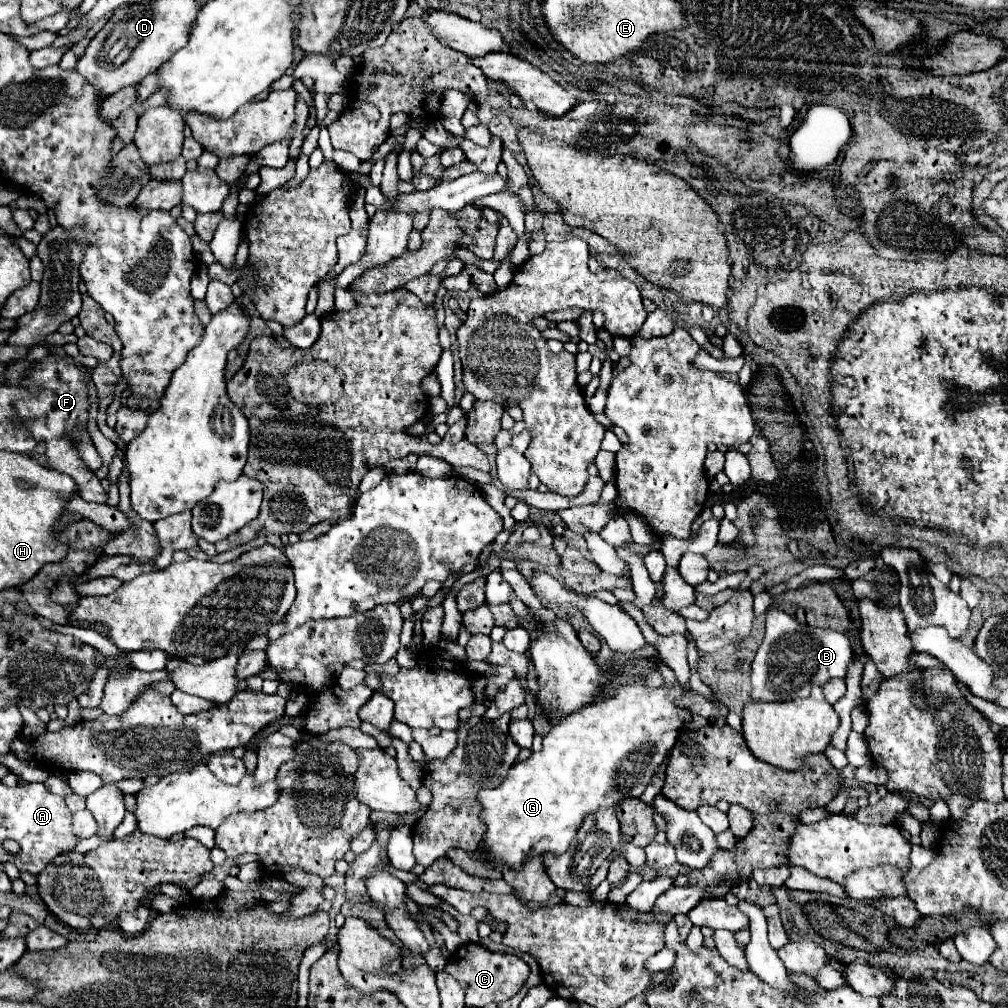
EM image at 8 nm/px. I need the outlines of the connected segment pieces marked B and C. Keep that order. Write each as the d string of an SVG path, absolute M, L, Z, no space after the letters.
M773 607L767 611L767 633L751 665L751 701L789 701L807 697L813 685L825 685L829 679L845 677L847 663L851 657L851 643L843 633L799 625L795 617Z
M463 943L448 960L444 970L457 980L465 991L467 1007L485 1007L489 1003L501 1003L511 999L525 985L529 977L529 965L505 953L493 953L479 943Z

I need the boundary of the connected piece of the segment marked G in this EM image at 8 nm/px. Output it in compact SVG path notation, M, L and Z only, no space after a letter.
M635 679L629 685L619 687L611 699L589 705L553 725L543 739L543 749L539 753L533 753L525 763L513 765L507 779L499 787L483 789L477 795L481 803L479 817L487 827L483 837L483 851L487 853L485 861L503 863L519 871L531 857L545 853L561 855L569 849L585 815L595 813L597 809L615 807L623 799L639 797L665 755L671 751L683 723L691 721L691 713L675 705L675 699L685 693L689 693L689 689L683 685L663 685L655 691L647 691L645 679Z

